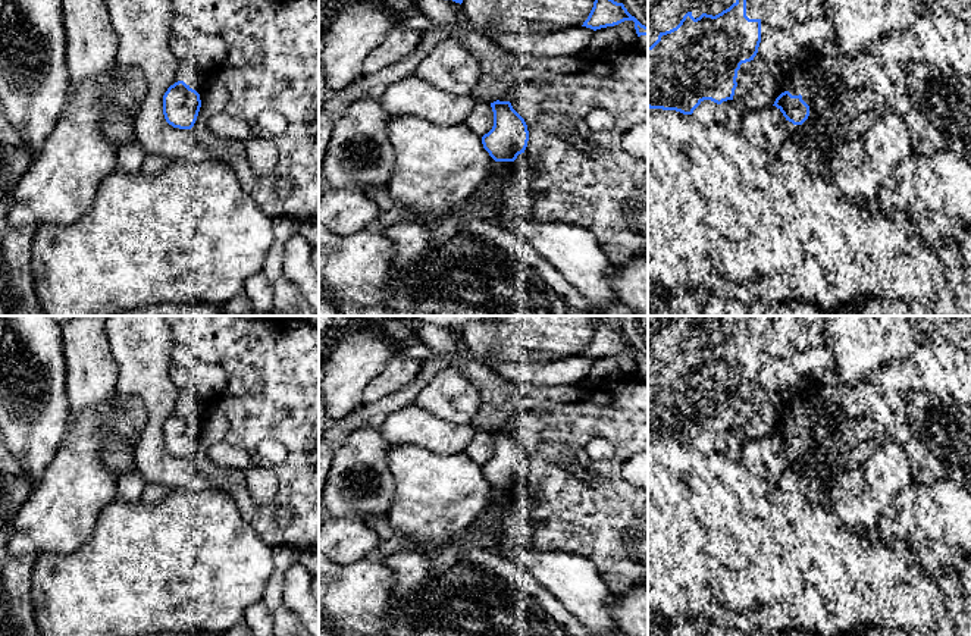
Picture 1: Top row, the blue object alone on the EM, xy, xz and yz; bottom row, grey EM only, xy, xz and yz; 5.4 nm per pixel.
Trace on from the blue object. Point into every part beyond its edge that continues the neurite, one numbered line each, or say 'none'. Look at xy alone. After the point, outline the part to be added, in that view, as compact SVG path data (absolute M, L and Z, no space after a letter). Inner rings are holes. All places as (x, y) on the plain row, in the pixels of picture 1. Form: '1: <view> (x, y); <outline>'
none

